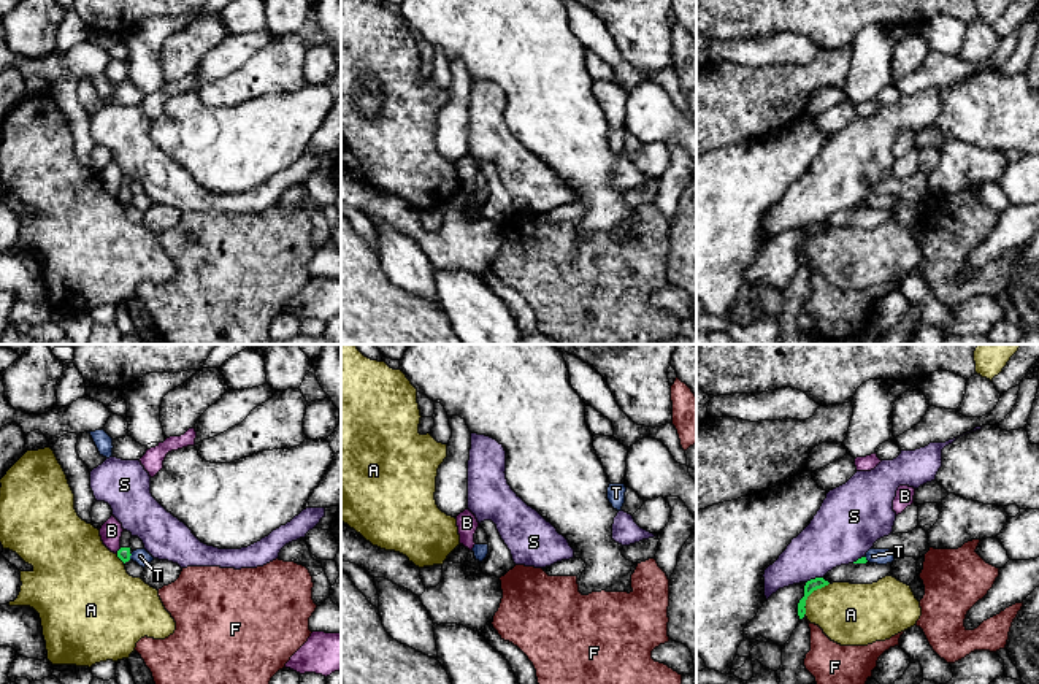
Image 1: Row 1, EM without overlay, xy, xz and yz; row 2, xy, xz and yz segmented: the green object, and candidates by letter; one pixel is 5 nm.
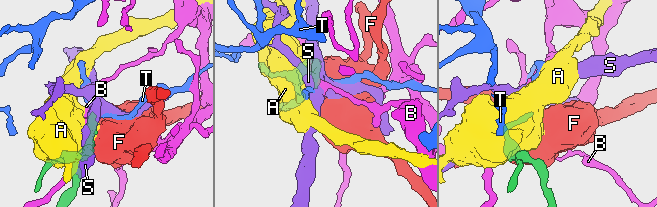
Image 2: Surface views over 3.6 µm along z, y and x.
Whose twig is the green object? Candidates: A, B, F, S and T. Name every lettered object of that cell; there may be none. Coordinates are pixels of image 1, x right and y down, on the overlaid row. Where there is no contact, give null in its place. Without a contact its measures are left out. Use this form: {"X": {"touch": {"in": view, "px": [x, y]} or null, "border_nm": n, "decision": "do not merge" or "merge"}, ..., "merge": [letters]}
{"A": {"touch": {"in": "yz", "px": [809, 594]}, "border_nm": 200, "decision": "do not merge"}, "B": {"touch": {"in": "xy", "px": [118, 551]}, "border_nm": 40, "decision": "do not merge"}, "F": {"touch": {"in": "yz", "px": [803, 616]}, "border_nm": 40, "decision": "do not merge"}, "S": {"touch": {"in": "yz", "px": [816, 578]}, "border_nm": 90, "decision": "do not merge"}, "T": {"touch": {"in": "xy", "px": [129, 557]}, "border_nm": 40, "decision": "do not merge"}, "merge": []}

